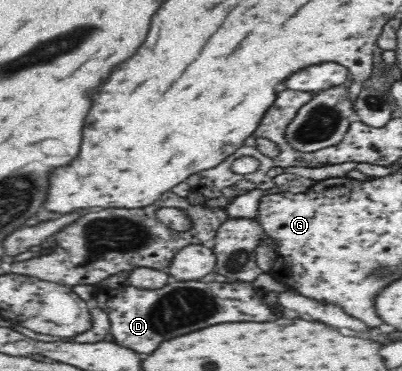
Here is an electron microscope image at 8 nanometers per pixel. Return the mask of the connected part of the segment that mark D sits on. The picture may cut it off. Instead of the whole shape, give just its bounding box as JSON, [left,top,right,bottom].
[94,279,299,354]

